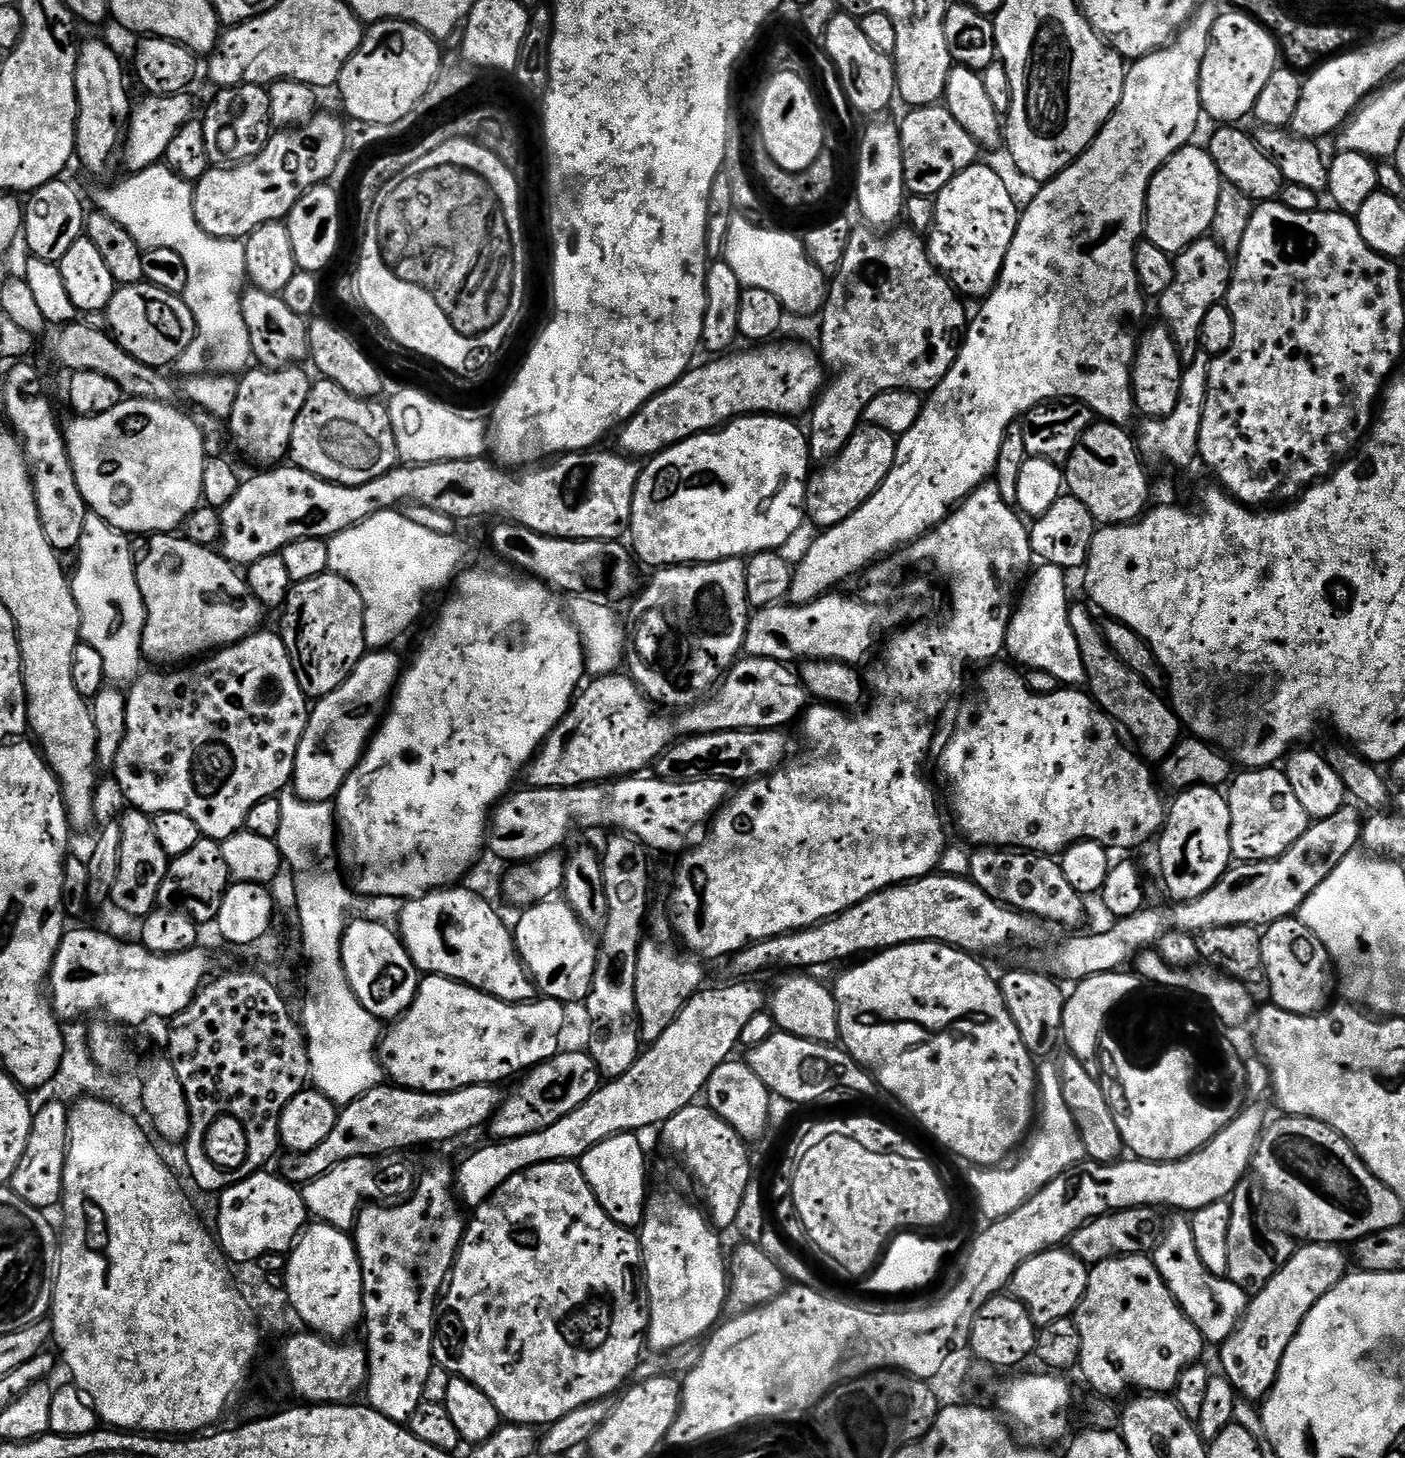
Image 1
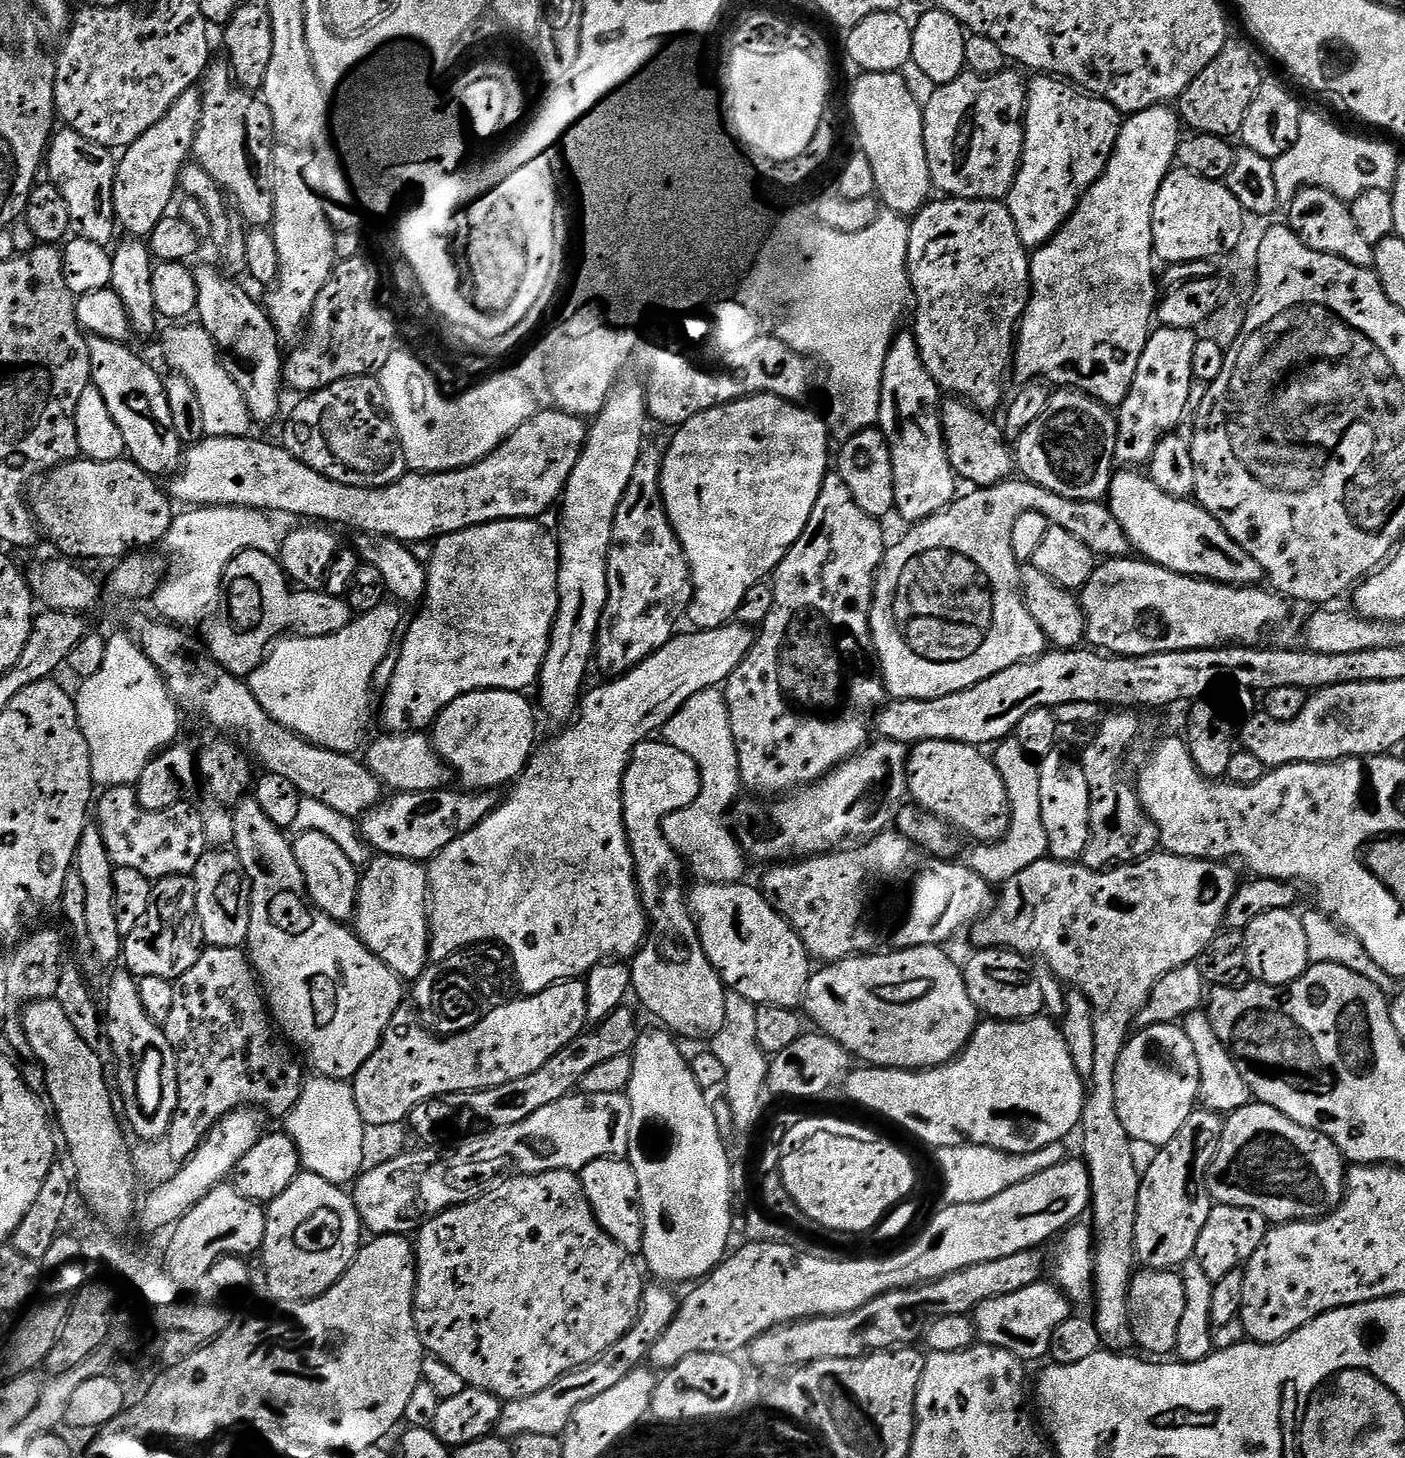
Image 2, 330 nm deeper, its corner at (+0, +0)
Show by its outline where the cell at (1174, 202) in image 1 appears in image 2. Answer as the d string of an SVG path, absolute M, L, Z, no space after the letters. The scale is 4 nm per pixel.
M1181 166L1173 167L1158 190L1158 198L1154 198L1152 250L1165 265L1216 260L1223 252L1235 253L1244 212L1227 183L1207 180Z

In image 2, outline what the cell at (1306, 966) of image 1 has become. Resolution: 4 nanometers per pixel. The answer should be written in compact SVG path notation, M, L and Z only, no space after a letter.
M1291 908L1263 912L1258 918L1254 918L1254 922L1250 922L1248 928L1243 929L1243 933L1246 962L1253 981L1283 988L1285 984L1293 984L1310 966L1306 930L1300 916Z

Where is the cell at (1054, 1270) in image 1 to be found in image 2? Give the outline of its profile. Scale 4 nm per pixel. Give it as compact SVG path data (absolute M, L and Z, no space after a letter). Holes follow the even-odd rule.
M1041 1282L1026 1286L1015 1294L1002 1298L990 1298L976 1307L974 1319L979 1343L1006 1350L1025 1362L1045 1359L1050 1350L1050 1338L1074 1308L1067 1296L1052 1282ZM1048 1283L1048 1284L1047 1284Z

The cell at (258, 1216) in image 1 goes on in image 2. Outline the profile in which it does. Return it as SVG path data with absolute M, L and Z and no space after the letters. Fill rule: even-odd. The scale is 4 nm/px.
M219 1184L202 1202L195 1204L171 1229L166 1240L166 1266L180 1282L204 1280L223 1256L251 1257L264 1247L268 1214L263 1204L246 1198L235 1184ZM251 1252L256 1252L252 1253Z

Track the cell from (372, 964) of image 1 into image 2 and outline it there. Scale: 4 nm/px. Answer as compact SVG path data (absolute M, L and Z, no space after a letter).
M302 832L295 837L292 853L296 855L298 866L304 875L308 887L308 897L316 907L321 908L332 920L348 922L355 917L358 890L360 889L361 869L334 842L334 838L326 838L321 832Z

